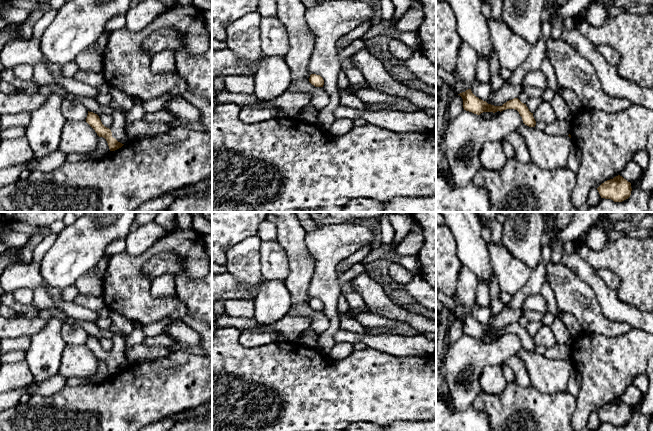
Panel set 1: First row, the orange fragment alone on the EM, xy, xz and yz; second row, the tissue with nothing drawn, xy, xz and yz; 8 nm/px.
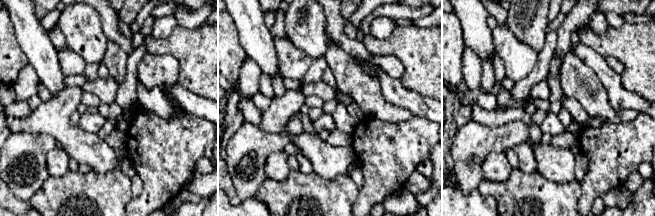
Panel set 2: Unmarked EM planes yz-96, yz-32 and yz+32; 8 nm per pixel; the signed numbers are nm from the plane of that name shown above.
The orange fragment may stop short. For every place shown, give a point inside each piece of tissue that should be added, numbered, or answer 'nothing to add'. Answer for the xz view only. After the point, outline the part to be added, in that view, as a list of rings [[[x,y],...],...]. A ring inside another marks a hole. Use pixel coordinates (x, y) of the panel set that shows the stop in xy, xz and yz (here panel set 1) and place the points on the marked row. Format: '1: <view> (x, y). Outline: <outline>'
nothing to add

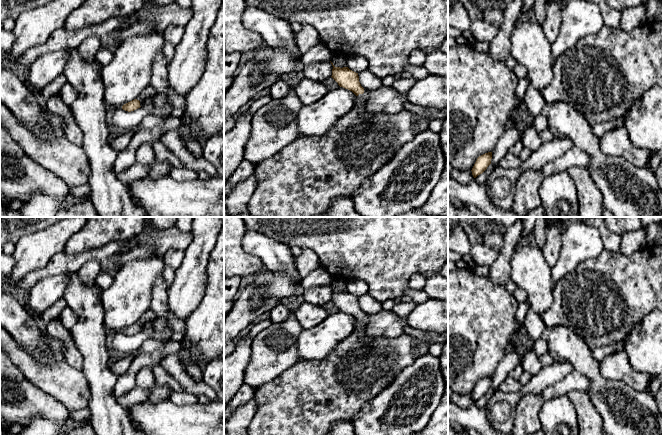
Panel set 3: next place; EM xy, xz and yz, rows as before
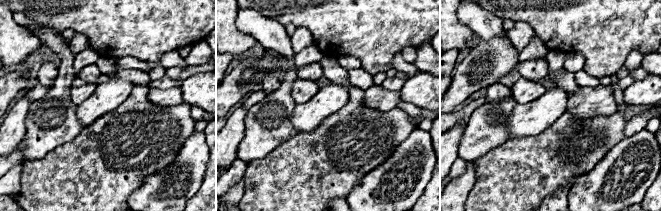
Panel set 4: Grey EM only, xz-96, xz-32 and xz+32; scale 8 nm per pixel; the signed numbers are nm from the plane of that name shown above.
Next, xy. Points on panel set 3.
1: xy (149, 91). Outline: [[[149,84],[138,96],[137,96],[137,100],[140,101],[140,106],[142,106],[142,103],[150,98],[153,97],[153,95],[155,94],[155,89]]]

